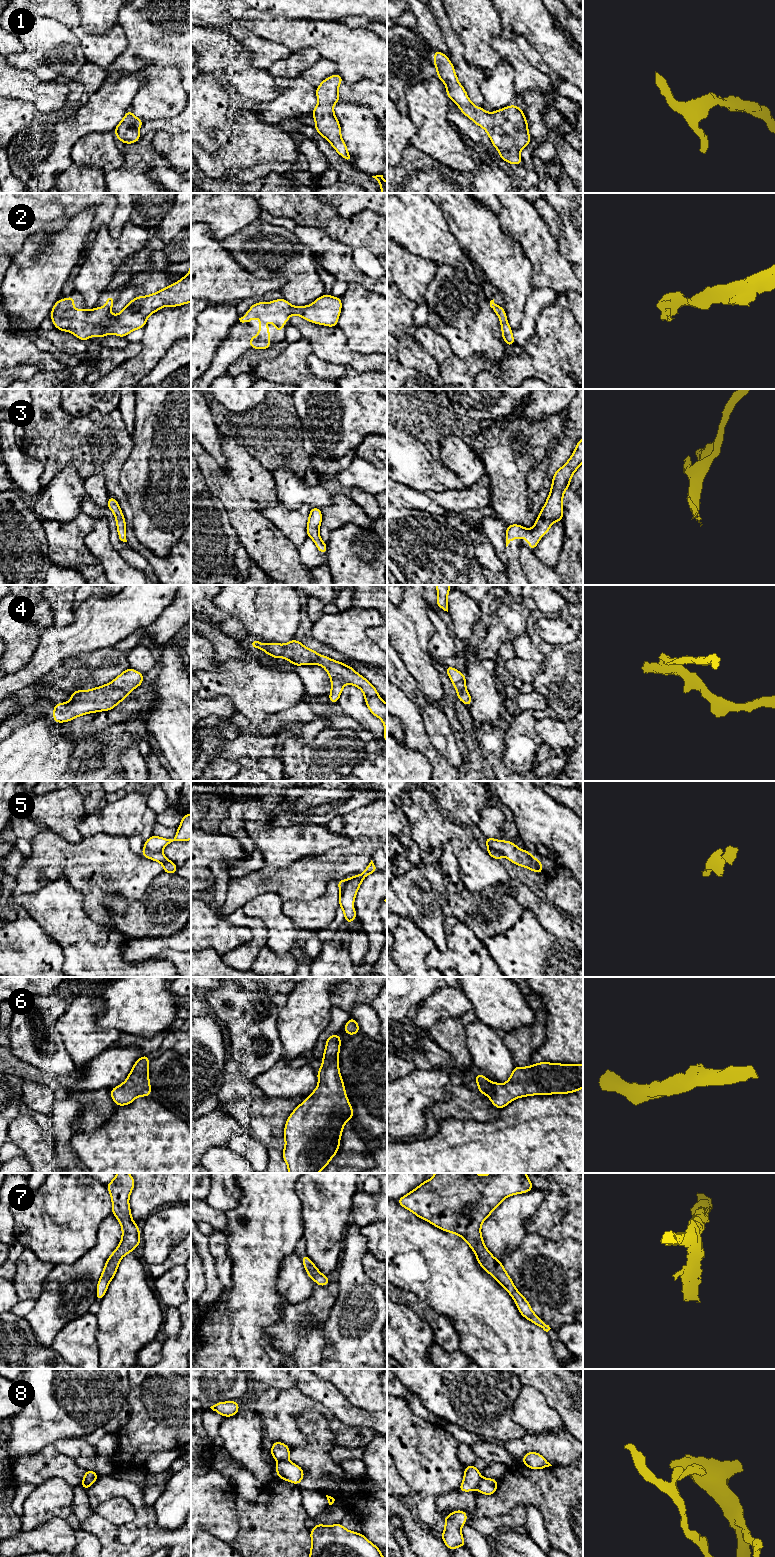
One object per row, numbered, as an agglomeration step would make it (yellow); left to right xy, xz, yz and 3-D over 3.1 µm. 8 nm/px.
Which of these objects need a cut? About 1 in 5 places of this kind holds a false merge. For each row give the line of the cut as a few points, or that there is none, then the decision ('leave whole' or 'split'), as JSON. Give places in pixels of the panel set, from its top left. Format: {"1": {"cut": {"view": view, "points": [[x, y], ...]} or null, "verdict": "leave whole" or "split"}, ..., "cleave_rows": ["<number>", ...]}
{"1": {"cut": null, "verdict": "leave whole"}, "2": {"cut": null, "verdict": "leave whole"}, "3": {"cut": null, "verdict": "leave whole"}, "4": {"cut": null, "verdict": "leave whole"}, "5": {"cut": {"view": "xy", "points": [[145, 845], [150, 850], [161, 853]]}, "verdict": "split"}, "6": {"cut": null, "verdict": "leave whole"}, "7": {"cut": null, "verdict": "leave whole"}, "8": {"cut": {"view": "yz", "points": [[481, 1477], [476, 1488]]}, "verdict": "split"}, "cleave_rows": ["5", "8"]}

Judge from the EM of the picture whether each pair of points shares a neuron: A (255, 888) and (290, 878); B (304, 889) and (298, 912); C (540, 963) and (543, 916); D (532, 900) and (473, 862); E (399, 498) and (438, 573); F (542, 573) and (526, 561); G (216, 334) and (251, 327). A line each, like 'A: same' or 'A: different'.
A: same
B: different
C: different
D: different
E: different
F: same
G: different

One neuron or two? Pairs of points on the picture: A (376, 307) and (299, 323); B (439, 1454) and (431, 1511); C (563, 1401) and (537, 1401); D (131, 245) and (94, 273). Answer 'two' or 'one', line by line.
A: two
B: one
C: two
D: one

